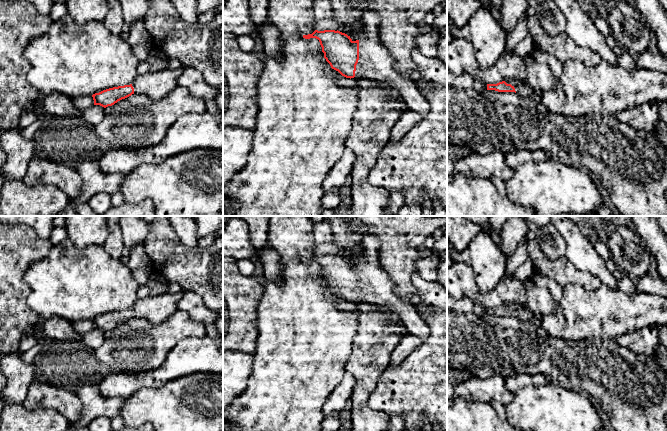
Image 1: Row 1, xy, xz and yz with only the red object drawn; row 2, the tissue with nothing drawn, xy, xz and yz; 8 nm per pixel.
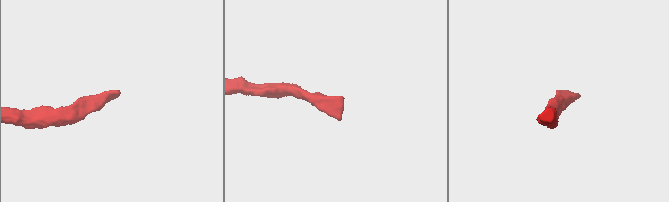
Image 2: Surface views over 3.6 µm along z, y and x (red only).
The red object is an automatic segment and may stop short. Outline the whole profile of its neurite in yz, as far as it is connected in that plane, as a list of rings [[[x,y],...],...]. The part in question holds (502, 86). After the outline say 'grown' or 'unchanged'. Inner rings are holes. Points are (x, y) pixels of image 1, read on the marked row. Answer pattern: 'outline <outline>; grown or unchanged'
outline [[[508,79],[497,84],[487,84],[487,90],[515,92],[521,96],[531,96],[534,90],[518,79]]]; grown

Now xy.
outline [[[183,68],[165,69],[158,72],[138,74],[130,85],[113,87],[93,94],[94,105],[106,108],[134,93],[146,95],[151,100],[160,100],[170,90],[178,86],[177,79],[182,74],[182,70]]]; grown

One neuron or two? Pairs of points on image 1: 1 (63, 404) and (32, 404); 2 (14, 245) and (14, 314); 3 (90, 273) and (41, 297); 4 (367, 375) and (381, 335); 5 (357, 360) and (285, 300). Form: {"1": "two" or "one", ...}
{"1": "one", "2": "one", "3": "one", "4": "one", "5": "two"}

